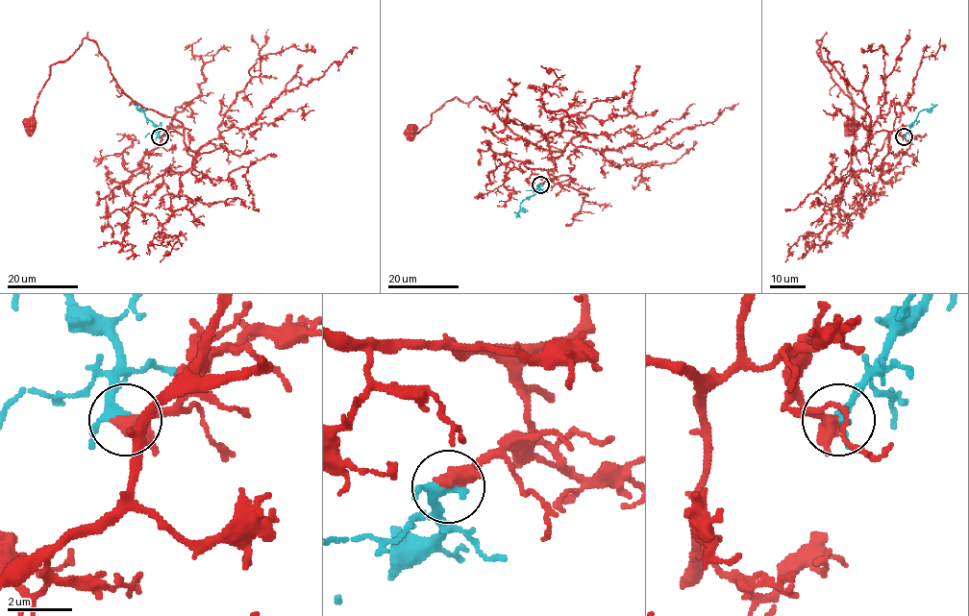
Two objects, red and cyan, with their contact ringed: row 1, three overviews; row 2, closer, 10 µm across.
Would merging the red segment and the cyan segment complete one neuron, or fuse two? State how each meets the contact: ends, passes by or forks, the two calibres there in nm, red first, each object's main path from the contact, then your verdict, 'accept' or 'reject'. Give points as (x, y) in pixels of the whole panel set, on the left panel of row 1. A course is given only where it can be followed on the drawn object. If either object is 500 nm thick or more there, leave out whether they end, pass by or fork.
red passes by; cyan passes by; calibres 400 and 300 nm; course red (160, 136), (181, 135), (183, 126), (135, 103), (95, 42), (85, 37), (51, 66), (29, 126); course cyan (160, 136), (159, 129), (133, 103); accept

